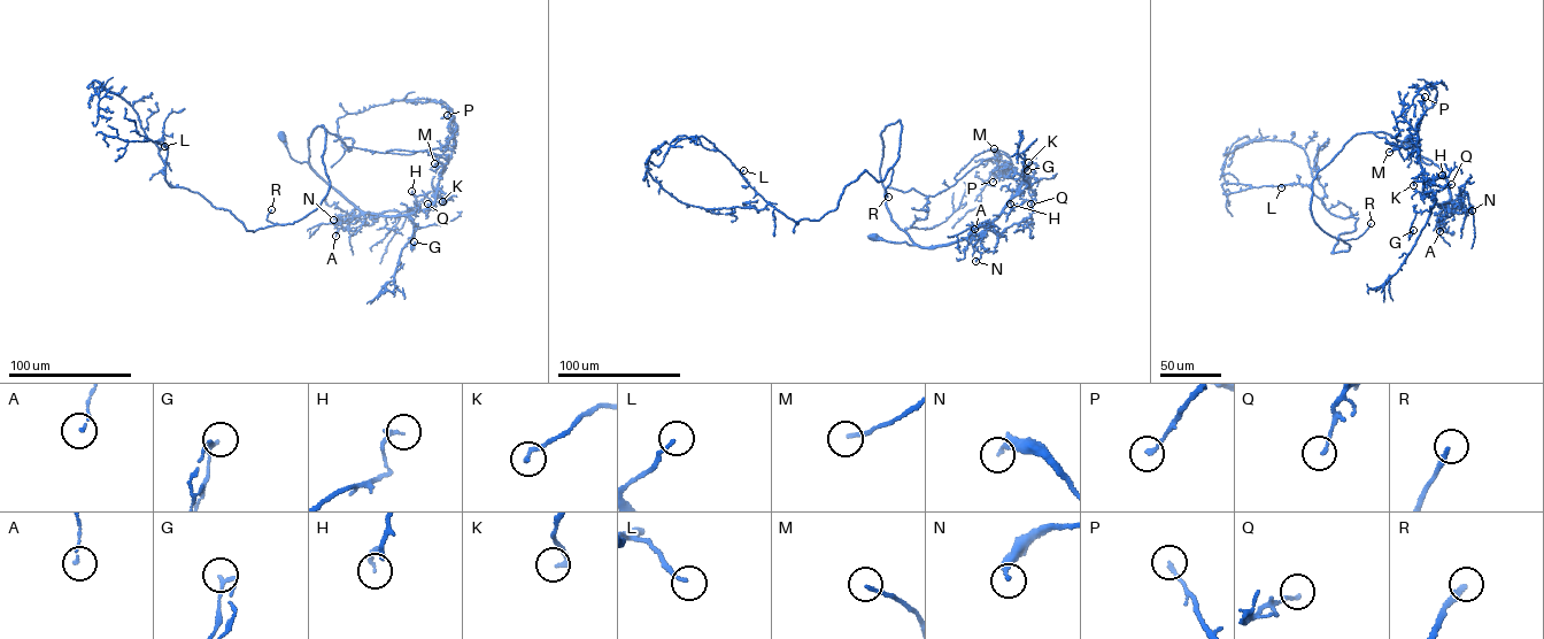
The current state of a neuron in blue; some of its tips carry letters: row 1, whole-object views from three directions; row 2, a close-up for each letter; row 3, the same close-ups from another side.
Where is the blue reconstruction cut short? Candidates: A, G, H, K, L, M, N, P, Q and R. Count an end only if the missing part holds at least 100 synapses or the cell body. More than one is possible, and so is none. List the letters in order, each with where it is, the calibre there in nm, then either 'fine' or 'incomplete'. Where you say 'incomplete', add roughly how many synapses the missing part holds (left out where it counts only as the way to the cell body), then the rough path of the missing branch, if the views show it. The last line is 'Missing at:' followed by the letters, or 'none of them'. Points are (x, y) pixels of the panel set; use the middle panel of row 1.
A: (974, 229) | 110 nm | fine
G: (1027, 170) | 120 nm | fine
H: (1010, 203) | 180 nm | fine
K: (1028, 162) | 170 nm | fine
L: (743, 170) | 140 nm | fine
M: (994, 148) | 140 nm | fine
N: (975, 261) | 200 nm | fine
P: (993, 182) | 150 nm | fine
Q: (1031, 203) | 150 nm | fine
R: (888, 197) | 240 nm | incomplete | 120 syn | (888, 197), (901, 215), (904, 228), (923, 231), (925, 236), (920, 235), (919, 222)
Missing at: R

